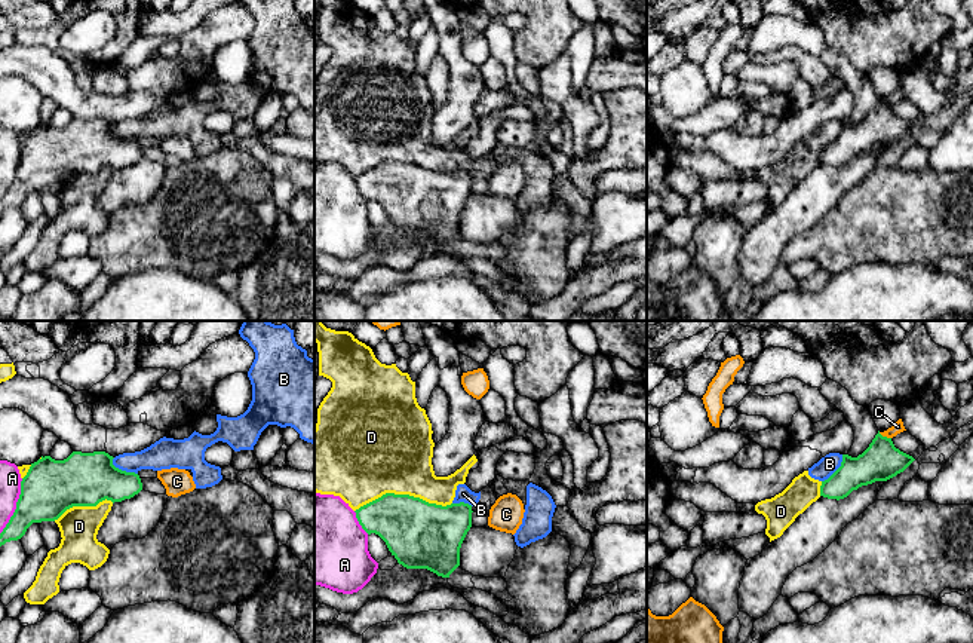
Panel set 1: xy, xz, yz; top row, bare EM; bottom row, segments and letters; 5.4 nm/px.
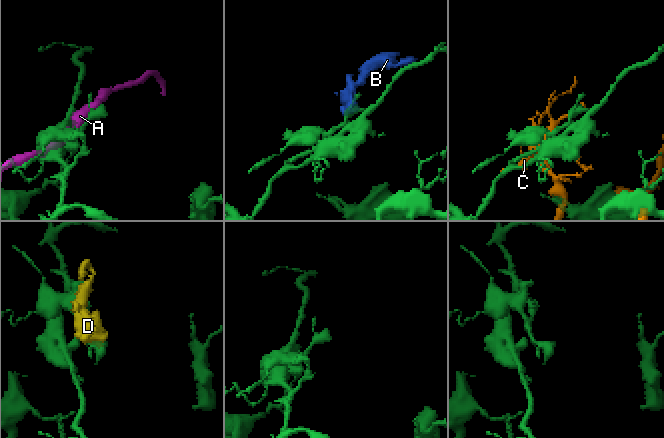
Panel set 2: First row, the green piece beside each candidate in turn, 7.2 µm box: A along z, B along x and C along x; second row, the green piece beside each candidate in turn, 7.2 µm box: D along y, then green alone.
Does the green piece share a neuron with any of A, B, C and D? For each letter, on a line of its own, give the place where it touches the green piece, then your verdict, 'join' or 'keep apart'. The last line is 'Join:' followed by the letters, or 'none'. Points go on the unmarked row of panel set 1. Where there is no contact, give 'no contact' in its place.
A: xy (17, 174) | keep apart
B: xy (123, 138) | keep apart
C: yz (884, 104) | keep apart
D: xz (402, 162) | keep apart
Join: none

